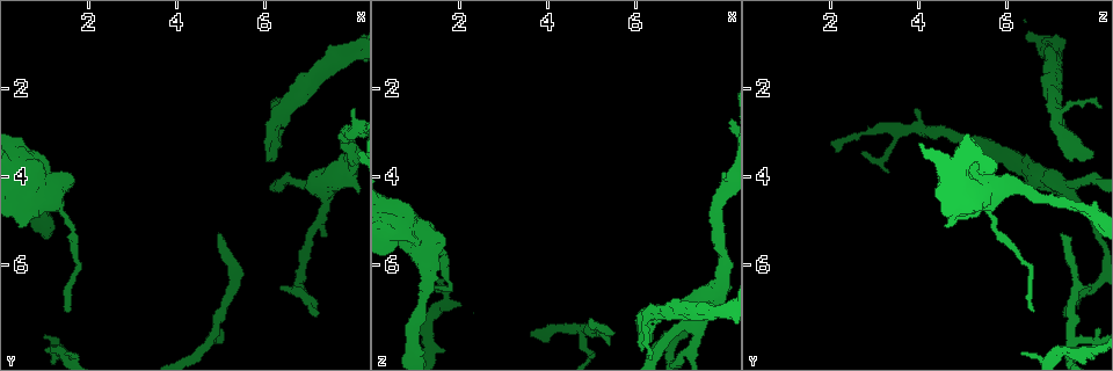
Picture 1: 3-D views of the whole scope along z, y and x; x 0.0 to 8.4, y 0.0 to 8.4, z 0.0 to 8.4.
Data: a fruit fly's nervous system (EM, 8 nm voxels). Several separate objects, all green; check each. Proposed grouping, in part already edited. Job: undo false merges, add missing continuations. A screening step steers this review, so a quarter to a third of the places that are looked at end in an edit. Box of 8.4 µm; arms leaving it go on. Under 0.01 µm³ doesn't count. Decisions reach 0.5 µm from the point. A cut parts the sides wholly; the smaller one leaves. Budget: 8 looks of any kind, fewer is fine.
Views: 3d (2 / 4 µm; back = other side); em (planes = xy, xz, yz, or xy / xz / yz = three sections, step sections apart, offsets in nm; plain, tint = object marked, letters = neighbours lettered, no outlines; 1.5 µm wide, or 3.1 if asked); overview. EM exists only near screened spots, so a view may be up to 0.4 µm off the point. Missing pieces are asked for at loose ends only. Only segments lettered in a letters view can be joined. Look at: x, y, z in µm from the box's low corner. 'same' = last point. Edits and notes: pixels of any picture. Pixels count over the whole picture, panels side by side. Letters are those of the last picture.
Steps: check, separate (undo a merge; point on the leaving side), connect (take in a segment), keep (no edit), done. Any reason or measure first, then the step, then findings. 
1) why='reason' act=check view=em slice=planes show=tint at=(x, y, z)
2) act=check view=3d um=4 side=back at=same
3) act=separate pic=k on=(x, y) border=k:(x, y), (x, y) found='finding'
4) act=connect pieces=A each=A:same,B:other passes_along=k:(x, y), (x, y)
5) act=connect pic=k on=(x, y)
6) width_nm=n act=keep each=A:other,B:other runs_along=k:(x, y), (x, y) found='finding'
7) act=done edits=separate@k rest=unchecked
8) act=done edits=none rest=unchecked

why='branch stops here' act=check view=3d um=2 side=back at=(5.00, 5.30, 7.20)

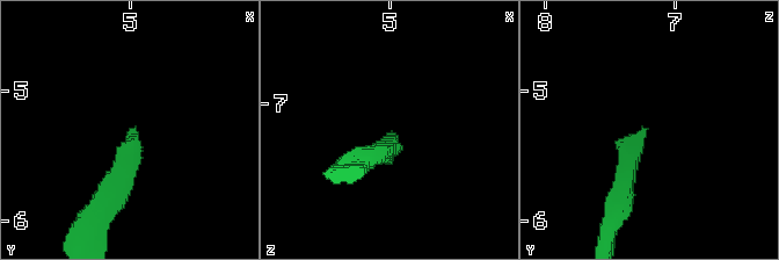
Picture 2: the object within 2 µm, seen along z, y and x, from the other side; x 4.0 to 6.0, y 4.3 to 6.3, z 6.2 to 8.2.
why='shape alone is not enough' act=check view=em slice=yz step=8 show=letters at=(4.98, 5.30, 7.24)

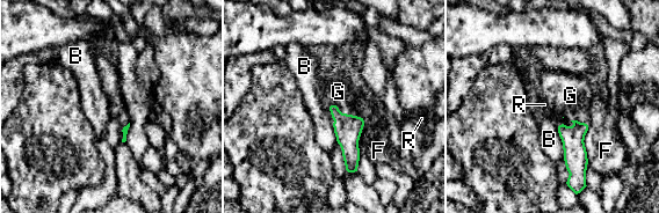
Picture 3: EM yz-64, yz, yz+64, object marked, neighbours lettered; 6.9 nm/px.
act=connect pieces=G each=B:other,F:other,G:same,R:other found='the neuron continues'

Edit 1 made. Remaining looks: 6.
why='end of a long branch' act=check view=3d um=2 at=(7.15, 7.10, 7.25)

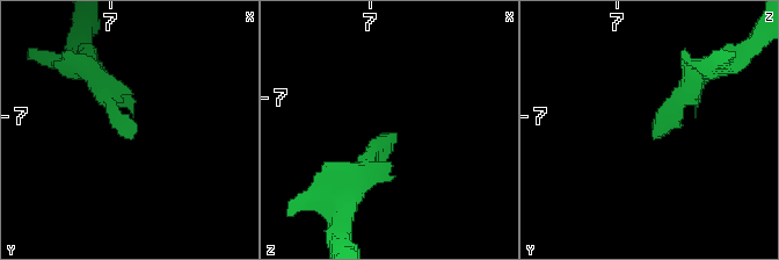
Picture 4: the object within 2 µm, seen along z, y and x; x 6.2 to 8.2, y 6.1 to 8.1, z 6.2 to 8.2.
why='need the tissue' act=check view=em slice=xy step=8 show=letters at=(7.18, 7.14, 7.26)

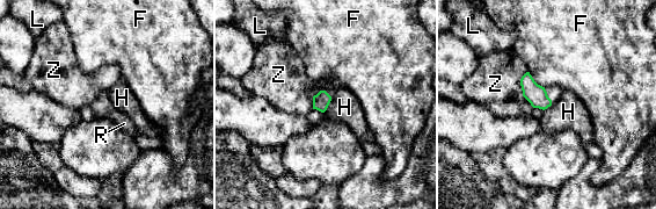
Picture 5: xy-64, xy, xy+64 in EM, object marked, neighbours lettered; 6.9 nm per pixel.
act=check view=em slice=xz step=4 show=letters at=same

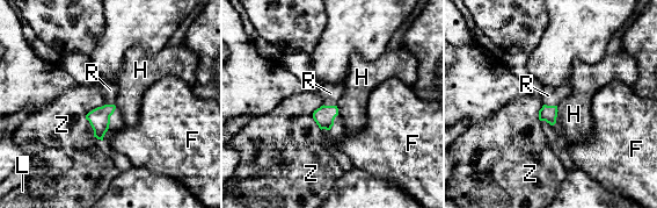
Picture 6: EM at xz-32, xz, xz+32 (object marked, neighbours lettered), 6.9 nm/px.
act=connect pieces=R each=F:other,H:other,L:other,R:same,Z:other passes_along=6:(547, 113), (550, 106), (550, 95) found='it goes on there'

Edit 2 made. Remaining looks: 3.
why='sudden change in width' act=check view=em slice=planes show=letters at=(1.30, 4.30, 6.30)

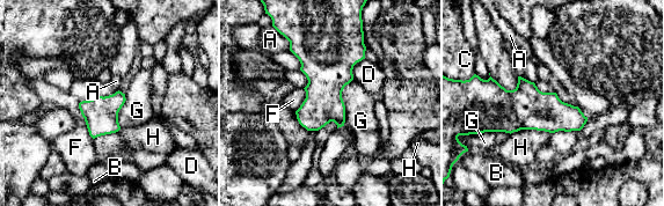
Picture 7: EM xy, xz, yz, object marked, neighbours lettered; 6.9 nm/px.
width_nm=240 act=keep each=A:other,B:other,C:other,D:other,F:other,G:other,H:other border=7:(510, 133), (481, 132), (460, 135) found='one neuron here'

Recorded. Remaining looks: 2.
act=done edits=connect@3,connect@6 rest=unchecked

